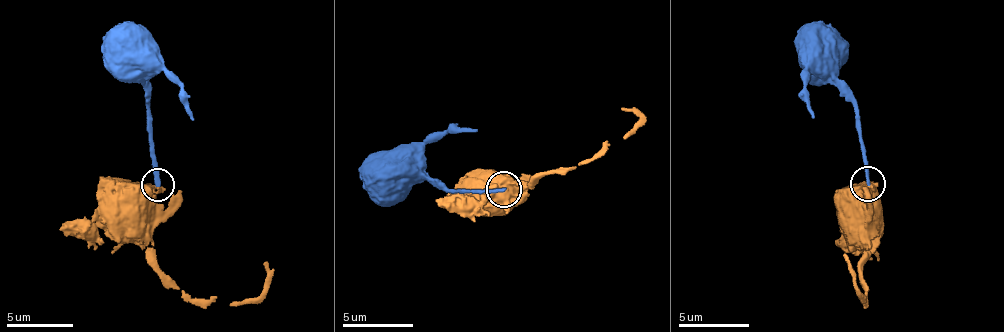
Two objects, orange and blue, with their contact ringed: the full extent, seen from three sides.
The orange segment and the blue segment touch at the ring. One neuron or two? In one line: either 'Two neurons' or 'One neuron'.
Two neurons

